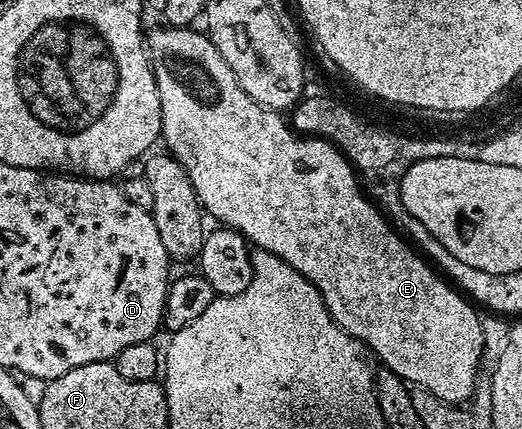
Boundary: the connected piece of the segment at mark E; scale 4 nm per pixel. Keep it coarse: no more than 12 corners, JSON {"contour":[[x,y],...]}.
{"contour":[[202,30],[146,36],[162,142],[397,377],[475,394],[482,318],[334,143]]}

